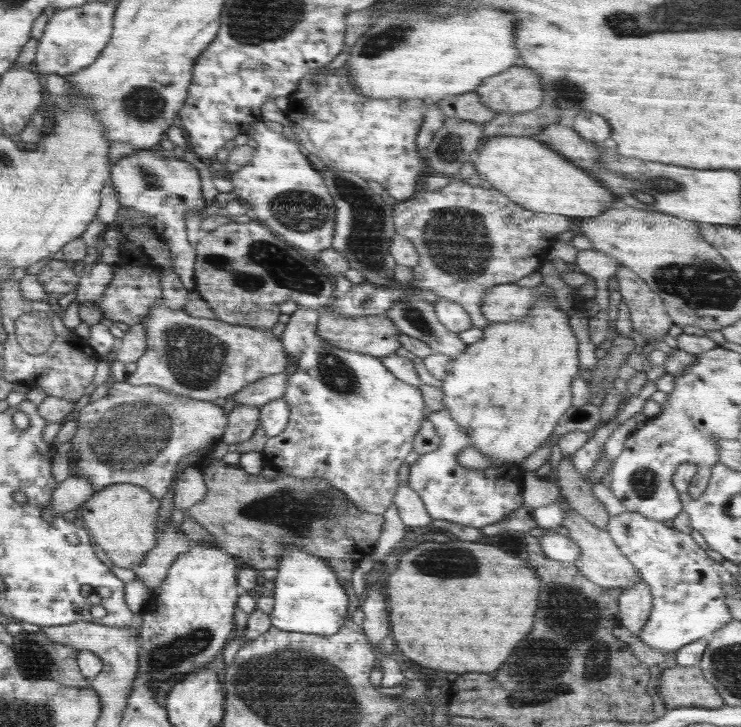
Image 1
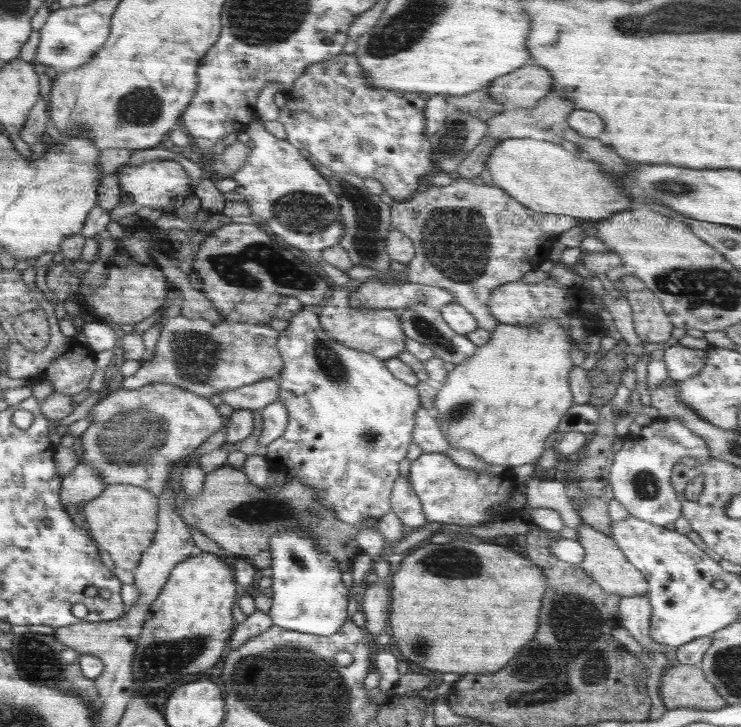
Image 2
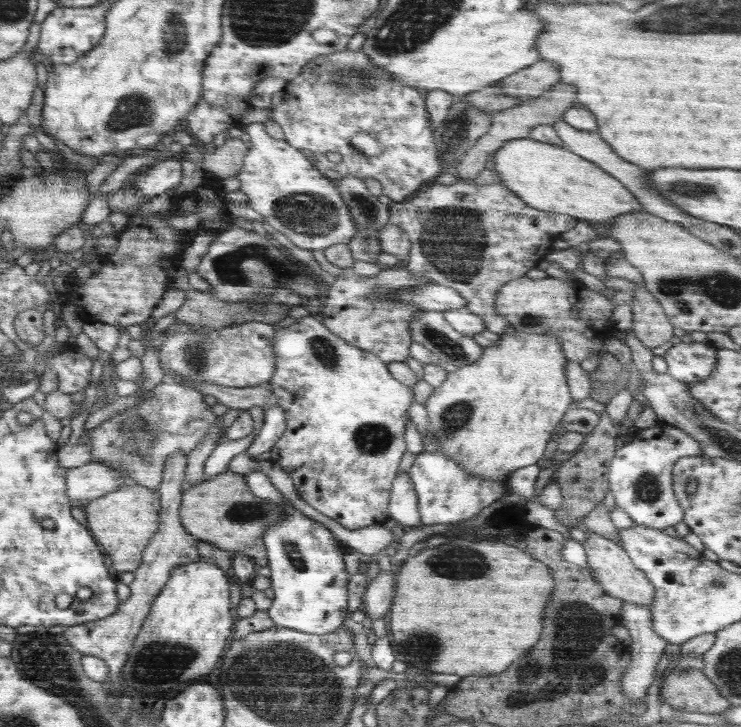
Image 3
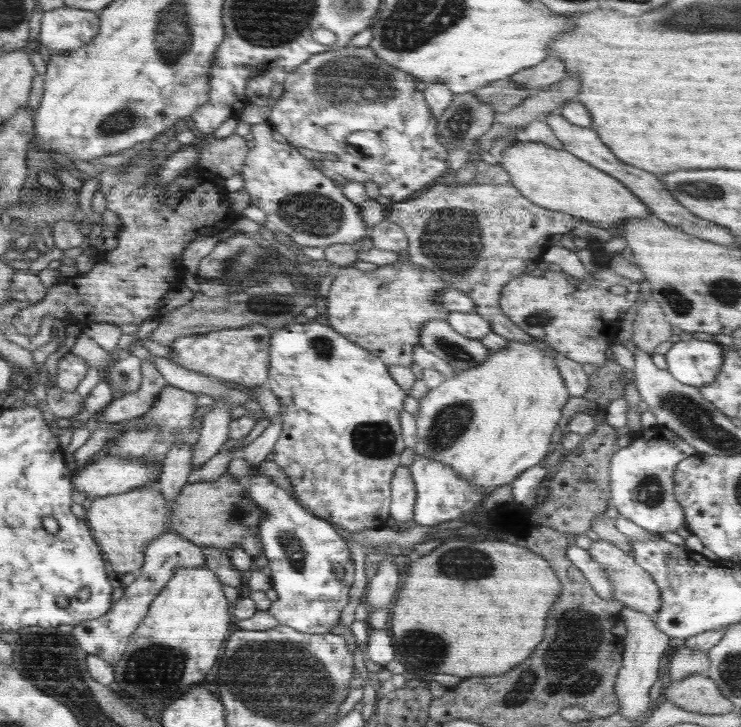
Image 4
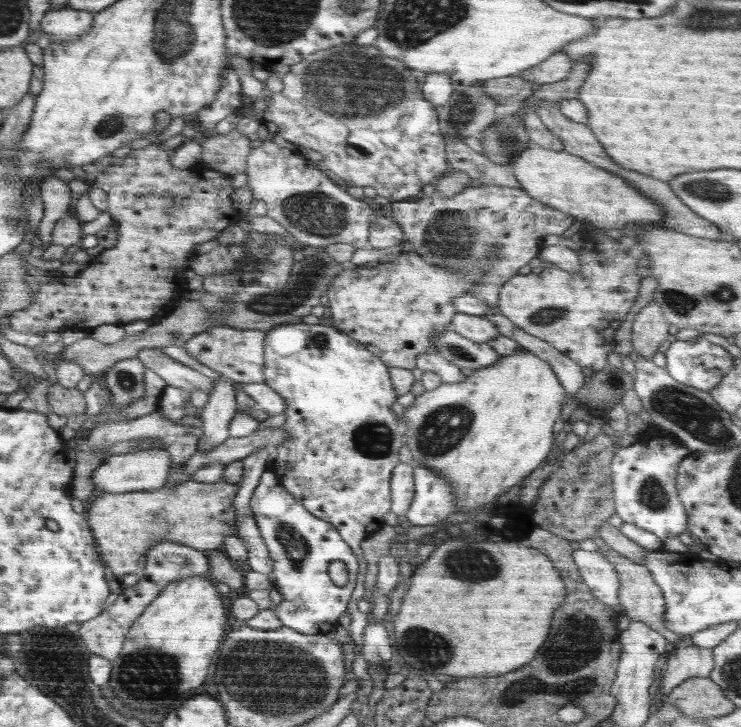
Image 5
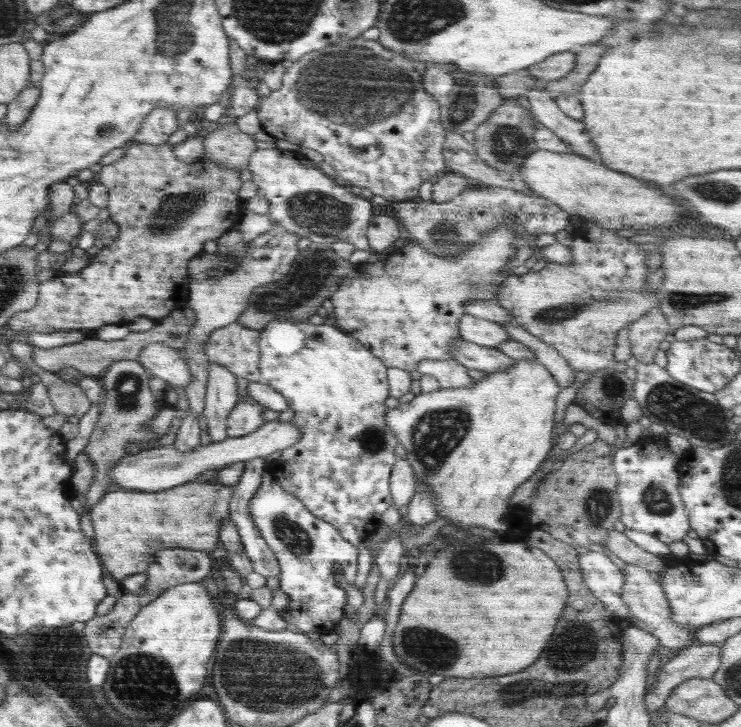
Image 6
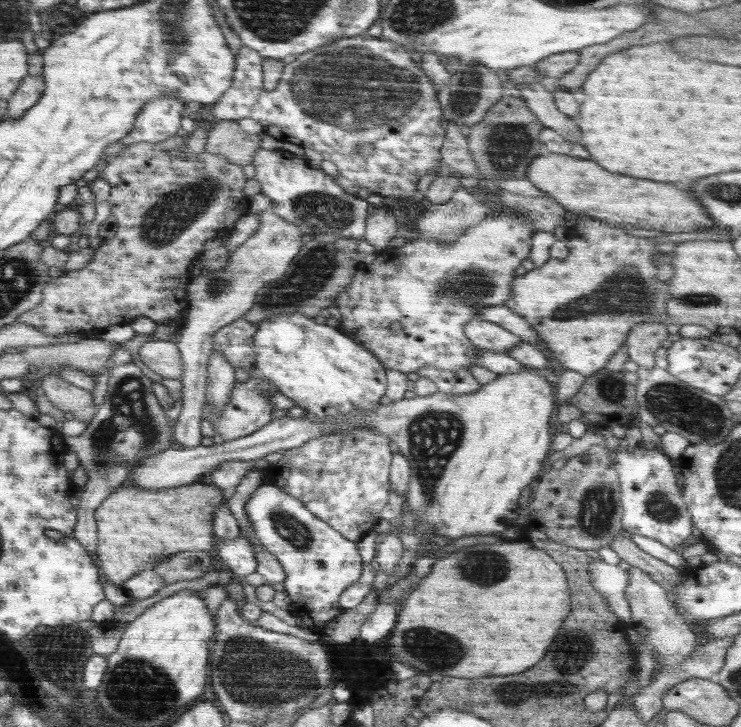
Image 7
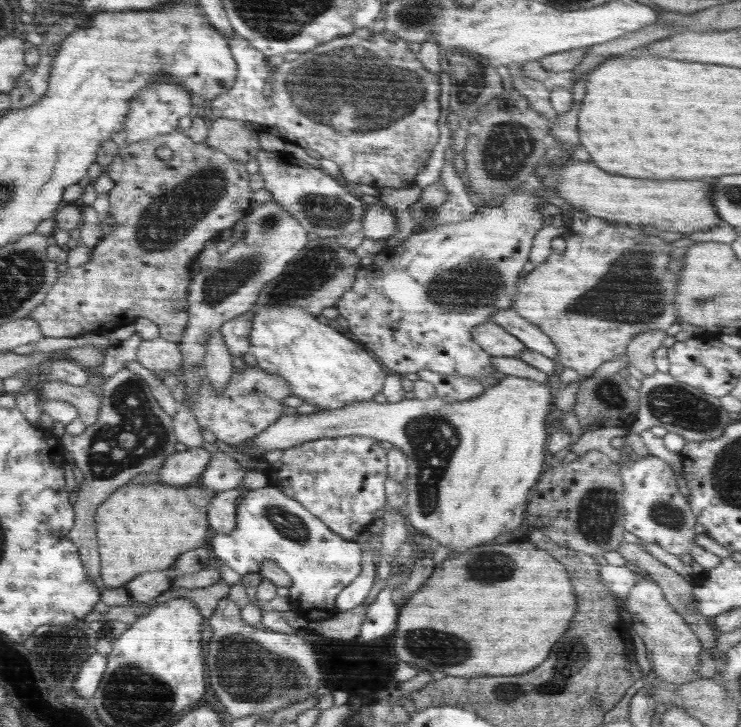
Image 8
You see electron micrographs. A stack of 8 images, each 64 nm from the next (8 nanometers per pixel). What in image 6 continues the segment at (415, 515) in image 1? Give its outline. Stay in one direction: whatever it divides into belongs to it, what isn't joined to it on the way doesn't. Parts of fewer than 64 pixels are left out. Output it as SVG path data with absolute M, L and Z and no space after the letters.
M396 459L389 478L389 491L396 510L408 506L415 496L414 470L406 459Z

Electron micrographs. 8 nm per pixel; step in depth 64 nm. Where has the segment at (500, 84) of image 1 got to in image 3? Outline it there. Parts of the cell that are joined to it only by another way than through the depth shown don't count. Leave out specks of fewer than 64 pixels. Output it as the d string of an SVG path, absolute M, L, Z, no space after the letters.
M541 60L502 78L498 82L501 90L510 97L518 97L521 102L538 98L560 82L560 69L552 62Z

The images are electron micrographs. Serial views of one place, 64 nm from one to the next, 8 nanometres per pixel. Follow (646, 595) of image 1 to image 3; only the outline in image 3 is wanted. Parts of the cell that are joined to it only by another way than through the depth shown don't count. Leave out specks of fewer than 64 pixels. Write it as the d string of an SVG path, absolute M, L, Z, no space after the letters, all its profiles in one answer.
M623 602L620 612L622 619L621 624L628 629L630 638L632 639L631 645L628 647L630 663L628 663L626 671L622 673L622 692L624 692L624 696L626 696L630 702L638 704L638 700L645 698L648 688L650 688L650 685L654 682L654 678L656 678L656 665L669 643L654 633L651 609L646 608L646 606Z

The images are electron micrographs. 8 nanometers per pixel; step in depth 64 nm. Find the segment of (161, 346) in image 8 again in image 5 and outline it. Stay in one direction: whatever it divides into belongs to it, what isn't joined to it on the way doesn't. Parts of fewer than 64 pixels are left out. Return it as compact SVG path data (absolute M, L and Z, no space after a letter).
M160 347L139 350L137 358L146 368L150 368L152 372L162 377L167 386L184 389L188 392L198 389L210 394L212 391L212 383L214 383L212 378L172 359L162 352Z

